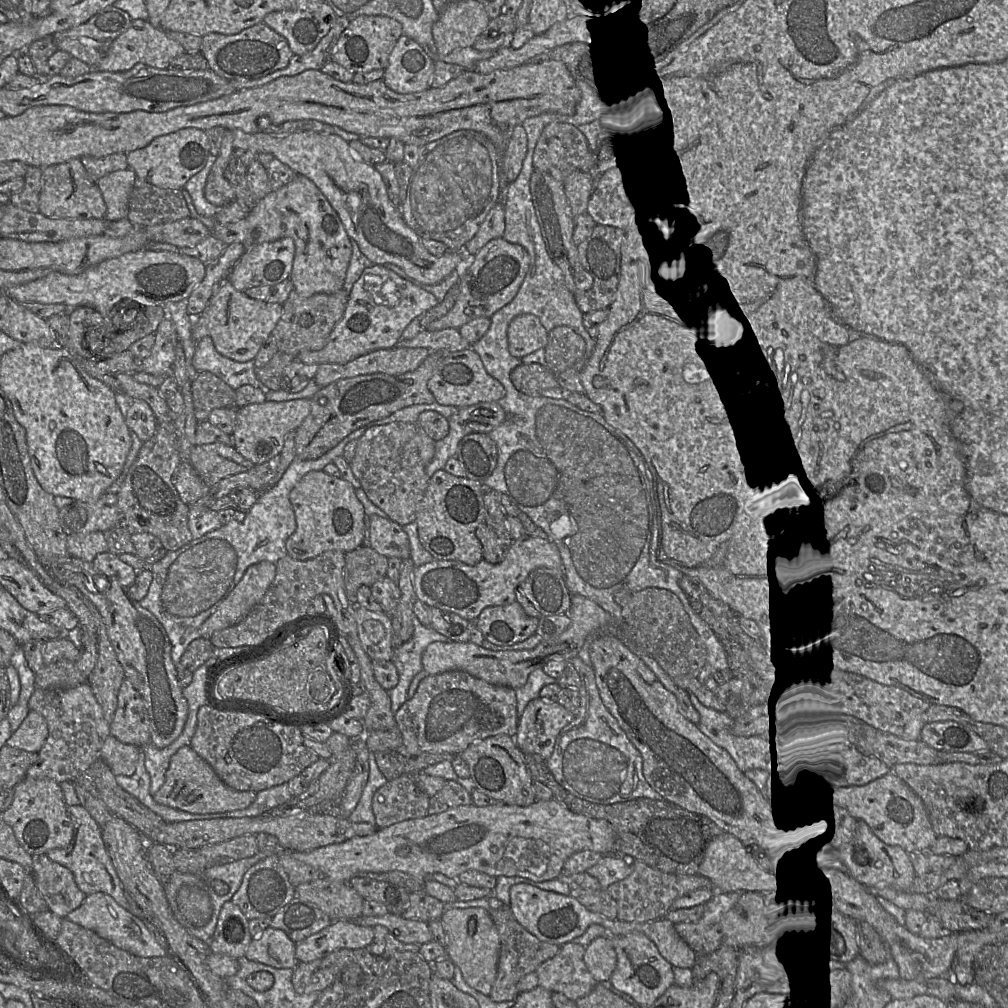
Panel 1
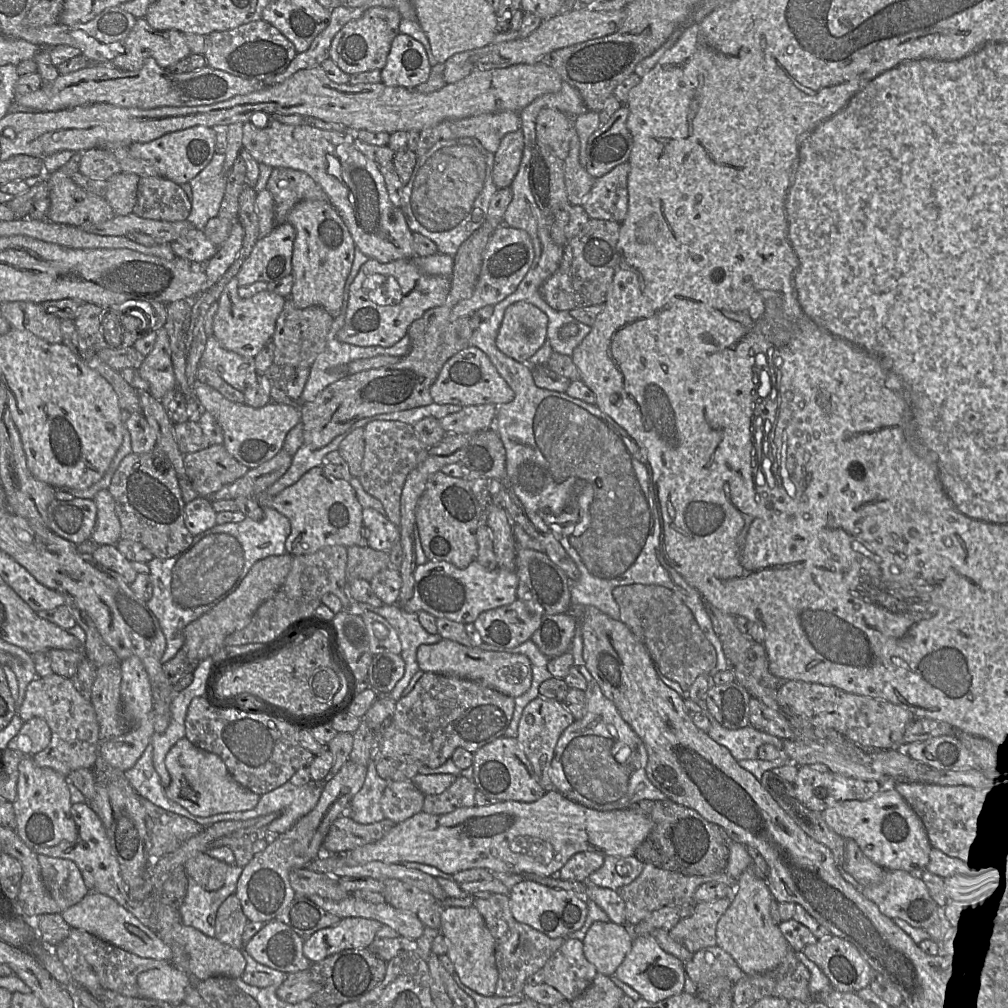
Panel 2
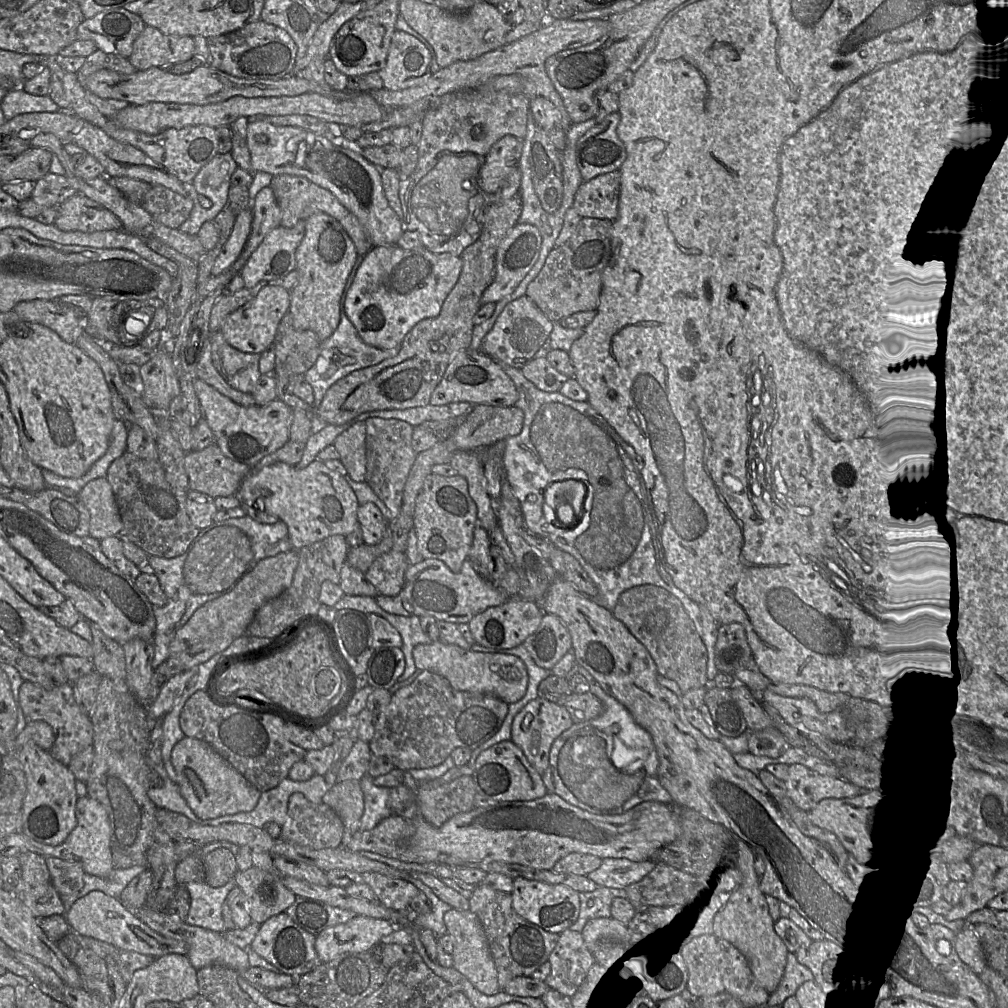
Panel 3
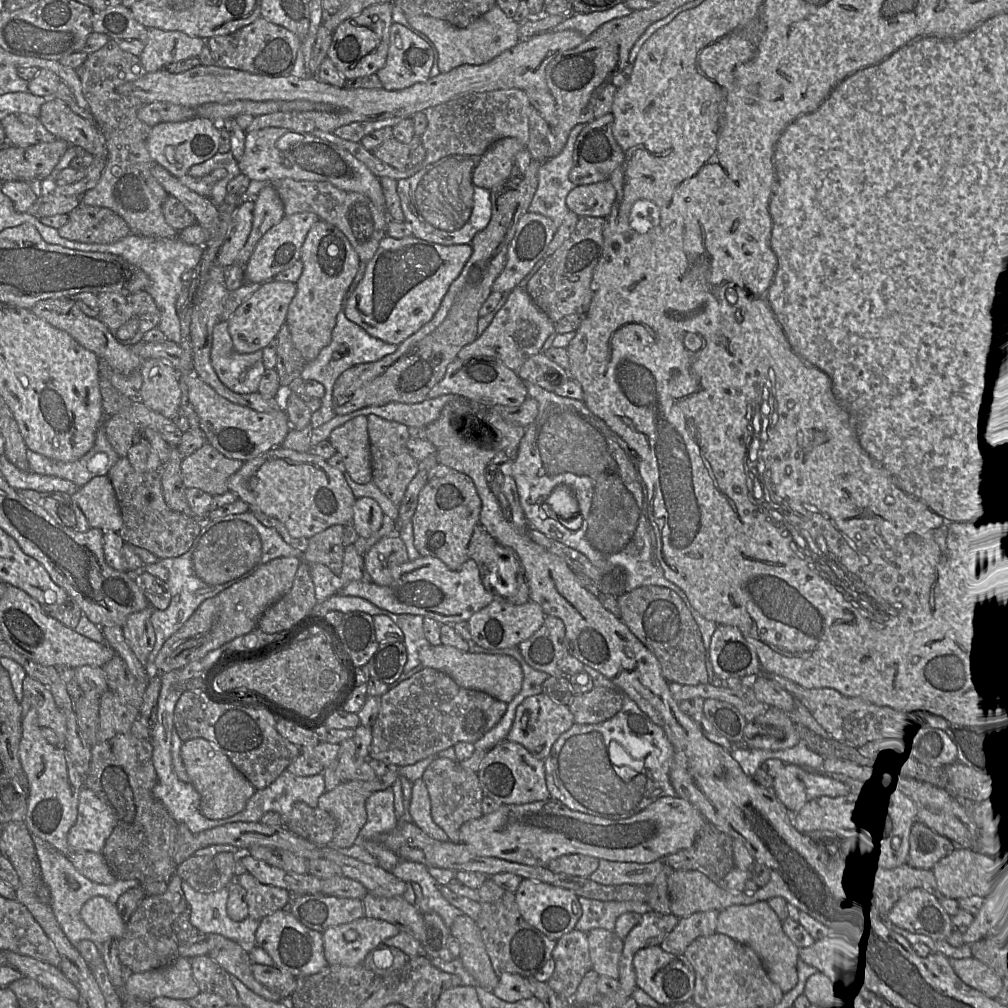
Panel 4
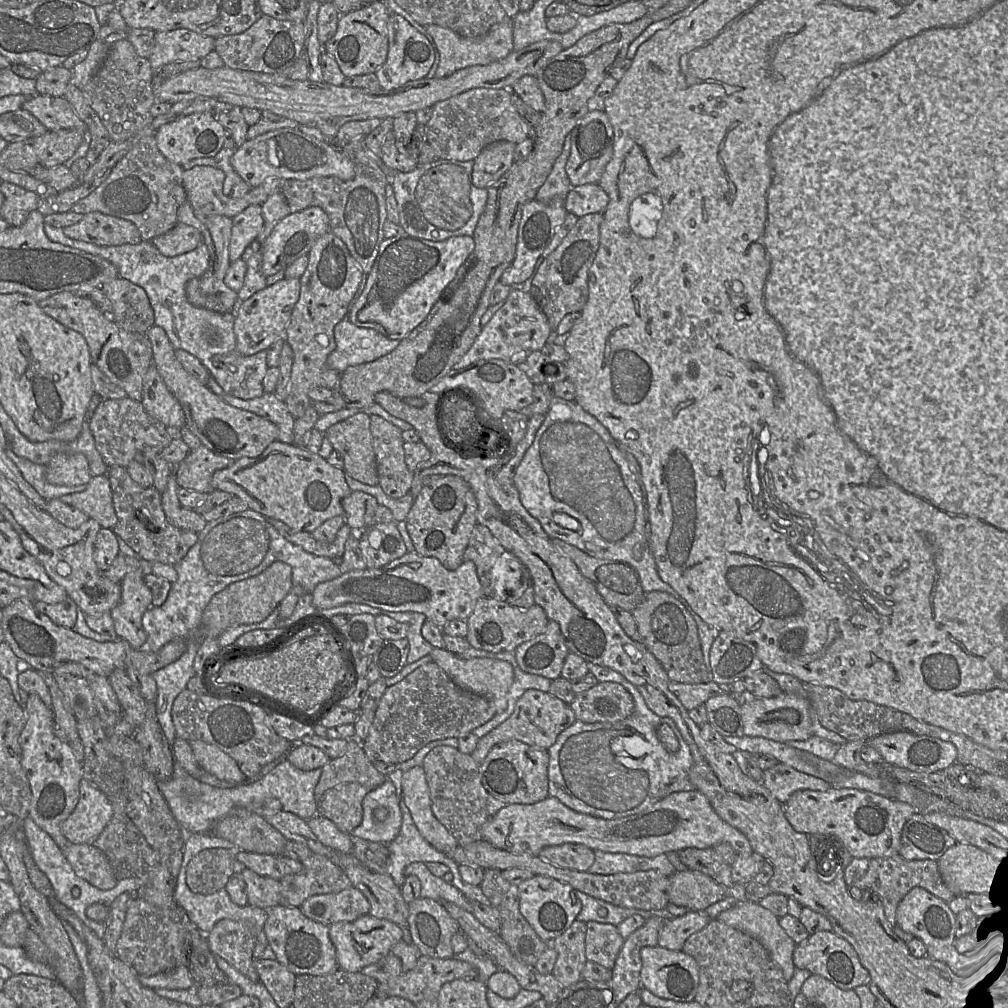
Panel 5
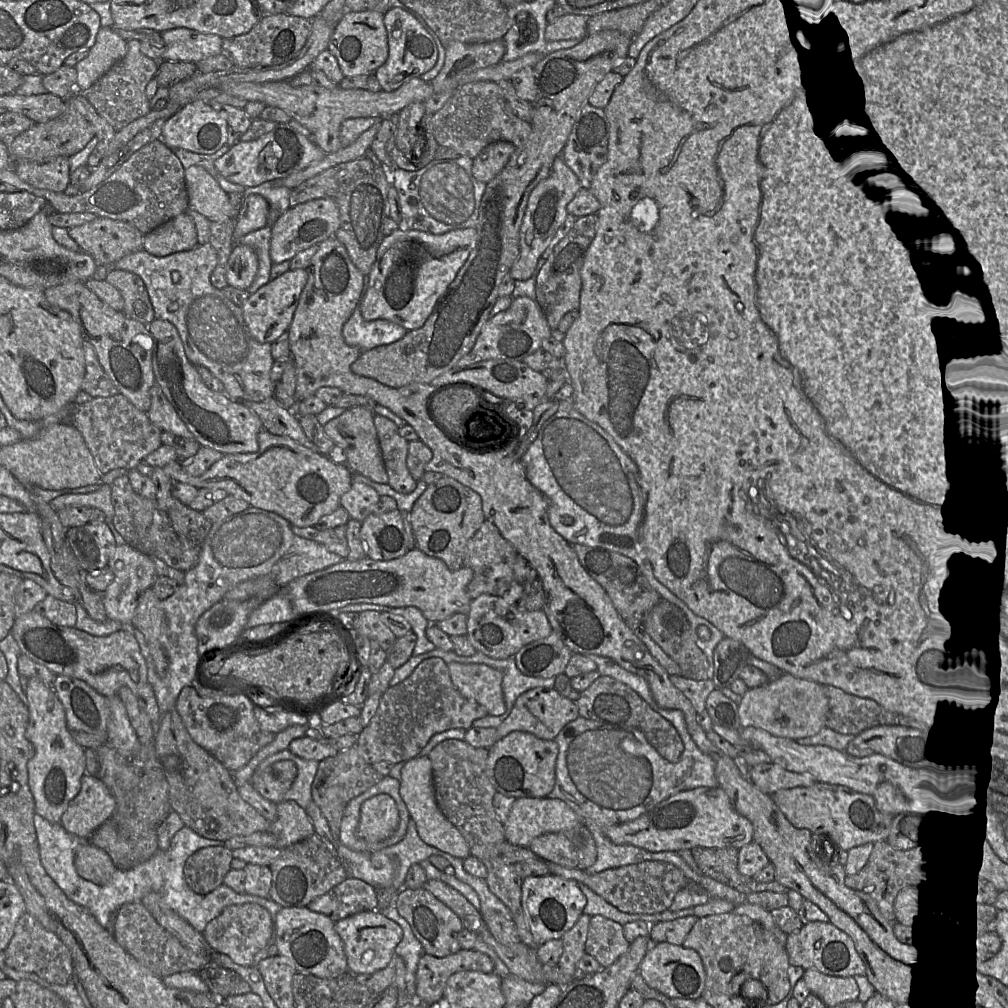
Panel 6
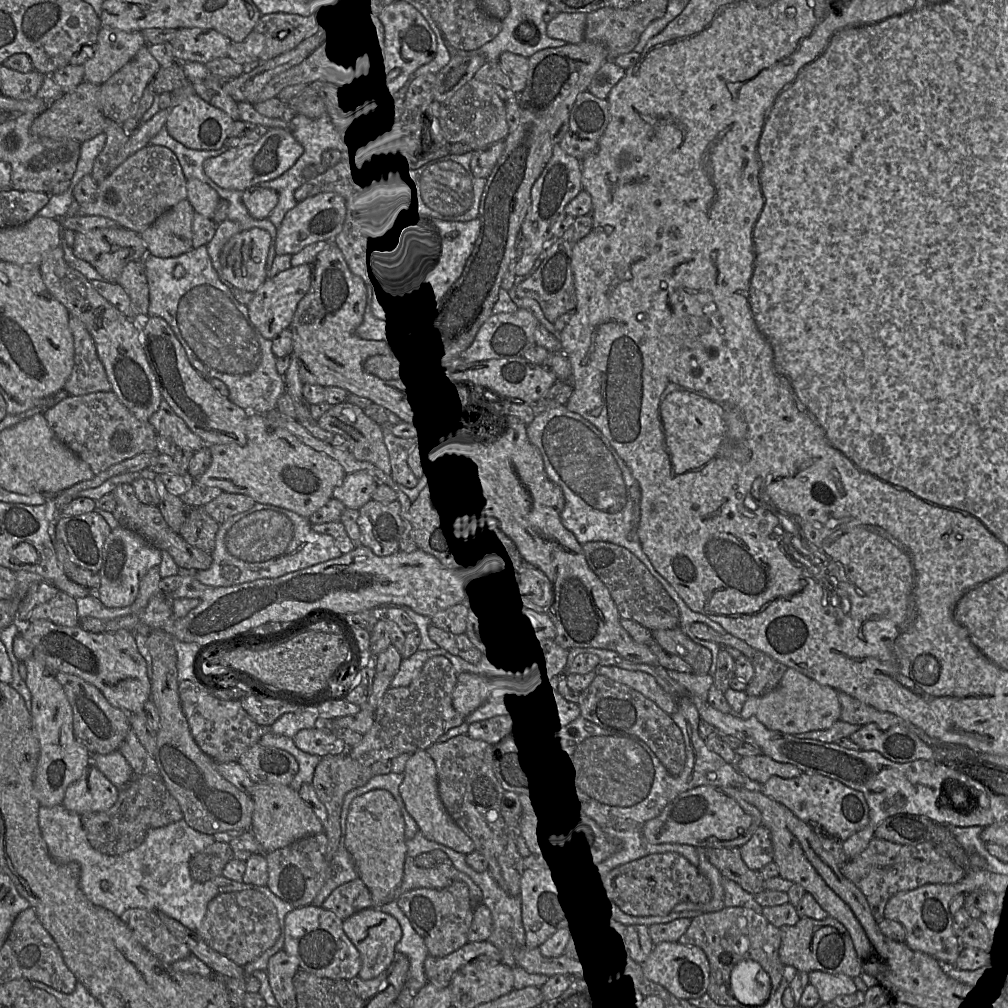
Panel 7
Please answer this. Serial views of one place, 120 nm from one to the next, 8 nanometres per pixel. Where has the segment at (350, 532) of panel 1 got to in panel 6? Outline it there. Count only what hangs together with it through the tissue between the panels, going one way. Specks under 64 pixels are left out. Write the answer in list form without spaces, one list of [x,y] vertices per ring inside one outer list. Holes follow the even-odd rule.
[[[264,428],[258,433],[257,440],[259,449],[256,453],[225,454],[200,476],[187,473],[177,460],[166,464],[163,470],[172,481],[187,483],[198,489],[225,490],[228,495],[274,512],[297,527],[314,526],[322,516],[340,506],[340,497],[352,484],[351,471],[346,464],[334,463],[327,455]]]

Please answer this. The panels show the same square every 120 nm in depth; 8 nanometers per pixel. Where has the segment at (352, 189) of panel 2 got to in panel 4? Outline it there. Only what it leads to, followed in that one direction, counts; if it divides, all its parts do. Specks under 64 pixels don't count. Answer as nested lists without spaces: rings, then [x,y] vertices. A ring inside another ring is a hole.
[[[277,127],[246,133],[245,150],[238,165],[241,173],[251,180],[266,183],[284,178],[296,181],[326,181],[341,190],[364,194],[378,208],[386,210],[386,200],[379,178],[350,152],[312,133],[298,133]]]

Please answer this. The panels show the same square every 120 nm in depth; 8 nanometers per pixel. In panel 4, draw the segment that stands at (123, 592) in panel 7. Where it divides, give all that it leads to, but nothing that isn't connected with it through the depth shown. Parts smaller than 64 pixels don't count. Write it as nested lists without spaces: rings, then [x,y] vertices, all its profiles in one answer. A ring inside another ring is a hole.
[[[149,605],[145,609],[128,616],[122,631],[125,640],[136,655],[146,665],[148,656],[152,651],[156,636],[150,622],[154,607]]]

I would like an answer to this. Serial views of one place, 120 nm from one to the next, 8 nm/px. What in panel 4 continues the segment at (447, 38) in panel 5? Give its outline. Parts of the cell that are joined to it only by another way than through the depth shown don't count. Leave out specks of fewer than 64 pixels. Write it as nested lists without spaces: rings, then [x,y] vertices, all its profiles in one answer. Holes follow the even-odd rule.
[[[497,4],[466,28],[457,28],[444,20],[428,15],[405,16],[412,27],[424,33],[435,44],[438,50],[440,73],[449,72],[463,64],[484,64],[520,41],[519,23],[507,17]]]

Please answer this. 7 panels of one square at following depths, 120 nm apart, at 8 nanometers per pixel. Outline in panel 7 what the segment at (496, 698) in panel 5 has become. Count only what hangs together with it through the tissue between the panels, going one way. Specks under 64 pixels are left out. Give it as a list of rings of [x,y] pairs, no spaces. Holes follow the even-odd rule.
[[[457,674],[452,694],[454,709],[462,716],[468,716],[493,696],[493,682],[484,674]]]

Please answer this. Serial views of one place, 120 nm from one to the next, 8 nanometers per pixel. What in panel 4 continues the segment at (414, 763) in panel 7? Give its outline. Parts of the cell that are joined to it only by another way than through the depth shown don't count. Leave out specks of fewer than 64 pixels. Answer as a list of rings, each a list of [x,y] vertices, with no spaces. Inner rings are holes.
[[[422,778],[413,782],[409,811],[413,823],[427,835],[439,841],[449,841],[449,837],[445,831],[432,819],[430,796]]]

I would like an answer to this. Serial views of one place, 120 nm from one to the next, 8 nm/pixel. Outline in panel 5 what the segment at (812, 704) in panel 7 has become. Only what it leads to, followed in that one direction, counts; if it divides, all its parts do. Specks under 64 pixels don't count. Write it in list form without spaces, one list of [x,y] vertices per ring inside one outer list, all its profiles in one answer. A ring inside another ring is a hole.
[[[785,692],[771,698],[752,698],[741,705],[743,732],[749,737],[764,737],[780,743],[806,740],[813,735],[812,708],[807,697]]]

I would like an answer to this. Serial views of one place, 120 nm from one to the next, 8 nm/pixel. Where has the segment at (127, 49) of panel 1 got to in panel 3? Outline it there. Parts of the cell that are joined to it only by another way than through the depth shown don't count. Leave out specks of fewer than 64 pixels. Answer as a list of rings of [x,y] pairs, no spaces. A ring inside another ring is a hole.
[[[145,26],[133,44],[128,58],[138,70],[187,61],[194,55],[194,39],[191,36],[173,36],[152,26]]]

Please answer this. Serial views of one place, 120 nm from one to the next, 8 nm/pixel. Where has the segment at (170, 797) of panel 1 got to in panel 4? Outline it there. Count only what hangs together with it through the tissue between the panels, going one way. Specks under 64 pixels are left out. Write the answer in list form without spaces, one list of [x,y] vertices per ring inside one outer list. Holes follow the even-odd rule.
[[[204,738],[184,741],[181,758],[191,784],[201,797],[200,811],[208,819],[222,819],[241,812],[255,793],[255,787],[218,747]]]

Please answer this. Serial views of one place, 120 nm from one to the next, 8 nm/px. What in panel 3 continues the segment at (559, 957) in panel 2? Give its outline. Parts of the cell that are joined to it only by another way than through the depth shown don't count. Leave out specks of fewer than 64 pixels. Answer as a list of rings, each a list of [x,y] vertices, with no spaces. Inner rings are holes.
[[[570,929],[559,934],[548,962],[551,971],[544,982],[565,998],[571,998],[579,990],[595,967],[595,959],[585,945],[582,934]]]

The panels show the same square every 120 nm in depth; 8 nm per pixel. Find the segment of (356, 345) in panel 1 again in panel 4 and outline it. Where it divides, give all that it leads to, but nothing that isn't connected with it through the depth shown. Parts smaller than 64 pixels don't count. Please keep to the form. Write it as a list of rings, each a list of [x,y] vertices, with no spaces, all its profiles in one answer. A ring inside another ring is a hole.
[[[386,235],[372,259],[366,263],[362,280],[345,302],[346,318],[369,335],[388,344],[399,345],[433,318],[451,283],[459,276],[472,252],[471,243],[441,245],[415,236],[395,239]]]

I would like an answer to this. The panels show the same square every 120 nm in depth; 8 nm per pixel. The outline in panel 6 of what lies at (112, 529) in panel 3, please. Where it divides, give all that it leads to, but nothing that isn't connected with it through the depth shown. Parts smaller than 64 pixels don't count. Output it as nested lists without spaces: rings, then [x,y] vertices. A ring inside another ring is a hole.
[[[105,483],[93,492],[67,493],[54,498],[49,503],[56,512],[69,506],[86,506],[100,509],[108,519],[112,519],[114,515],[111,485]]]

